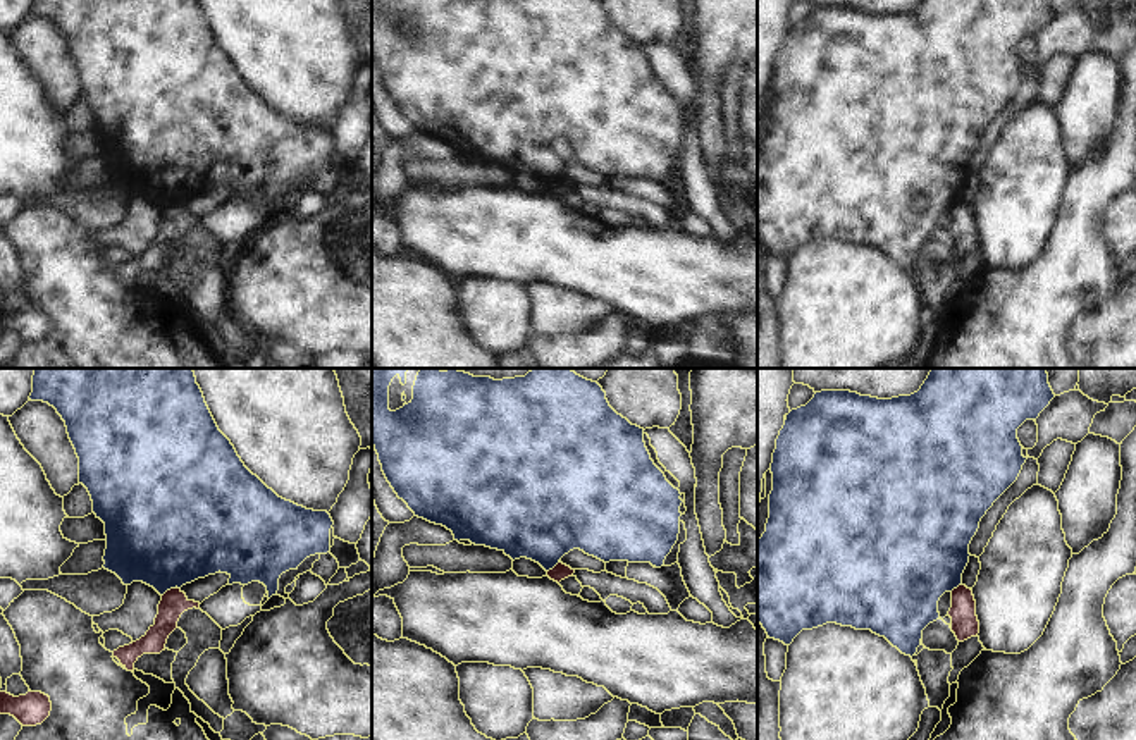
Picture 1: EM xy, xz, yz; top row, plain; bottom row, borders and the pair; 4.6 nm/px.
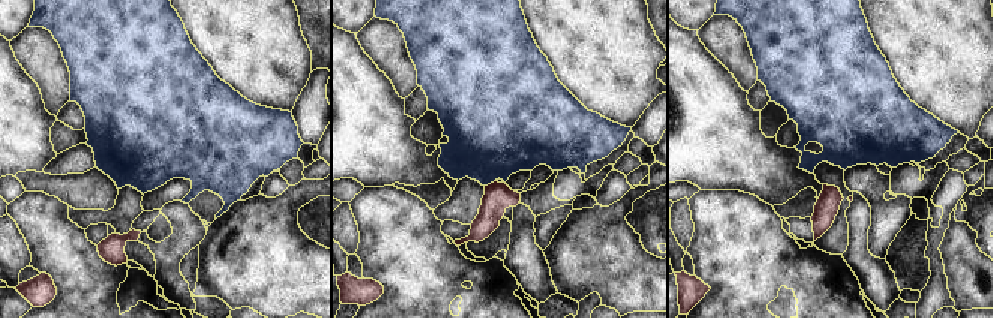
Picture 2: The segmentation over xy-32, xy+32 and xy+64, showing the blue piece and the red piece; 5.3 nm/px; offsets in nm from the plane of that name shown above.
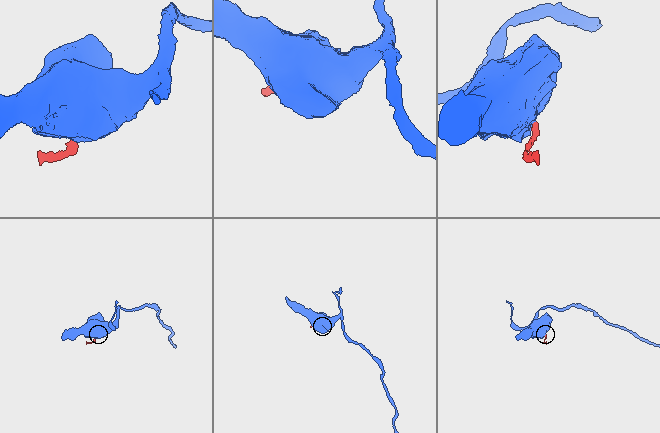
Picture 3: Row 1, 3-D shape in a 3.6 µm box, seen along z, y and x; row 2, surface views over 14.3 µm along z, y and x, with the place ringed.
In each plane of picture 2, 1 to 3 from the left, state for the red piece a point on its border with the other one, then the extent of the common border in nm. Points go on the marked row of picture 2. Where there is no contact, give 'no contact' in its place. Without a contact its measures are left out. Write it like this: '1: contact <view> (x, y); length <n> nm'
1: no contact
2: contact xy+32 (489, 183); length 70 nm
3: no contact

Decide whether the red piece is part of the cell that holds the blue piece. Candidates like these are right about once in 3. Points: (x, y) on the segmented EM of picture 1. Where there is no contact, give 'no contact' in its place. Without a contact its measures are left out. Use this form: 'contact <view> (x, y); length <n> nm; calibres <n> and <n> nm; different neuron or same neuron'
contact xy (171, 587); length 100 nm; calibres 500 and 120 nm; different neuron

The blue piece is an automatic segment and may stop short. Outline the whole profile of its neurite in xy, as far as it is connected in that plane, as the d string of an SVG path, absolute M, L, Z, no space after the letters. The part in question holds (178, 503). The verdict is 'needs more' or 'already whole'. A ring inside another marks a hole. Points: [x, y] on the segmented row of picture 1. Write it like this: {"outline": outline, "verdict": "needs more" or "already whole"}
{"outline": "M34 368L31 401L48 403L57 410L67 427L69 439L79 458L79 484L83 484L93 501L93 513L105 523L107 549L103 568L115 573L124 585L143 582L160 595L170 589L181 589L198 578L215 573L227 573L229 583L248 585L260 582L267 587L269 599L279 590L279 578L310 556L330 552L330 528L334 525L327 511L313 511L279 497L256 475L253 475L238 456L231 441L219 430L193 368Z", "verdict": "already whole"}

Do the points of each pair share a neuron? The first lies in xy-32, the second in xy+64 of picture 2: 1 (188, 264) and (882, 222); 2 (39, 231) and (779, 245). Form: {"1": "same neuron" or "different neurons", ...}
{"1": "different neurons", "2": "same neuron"}

